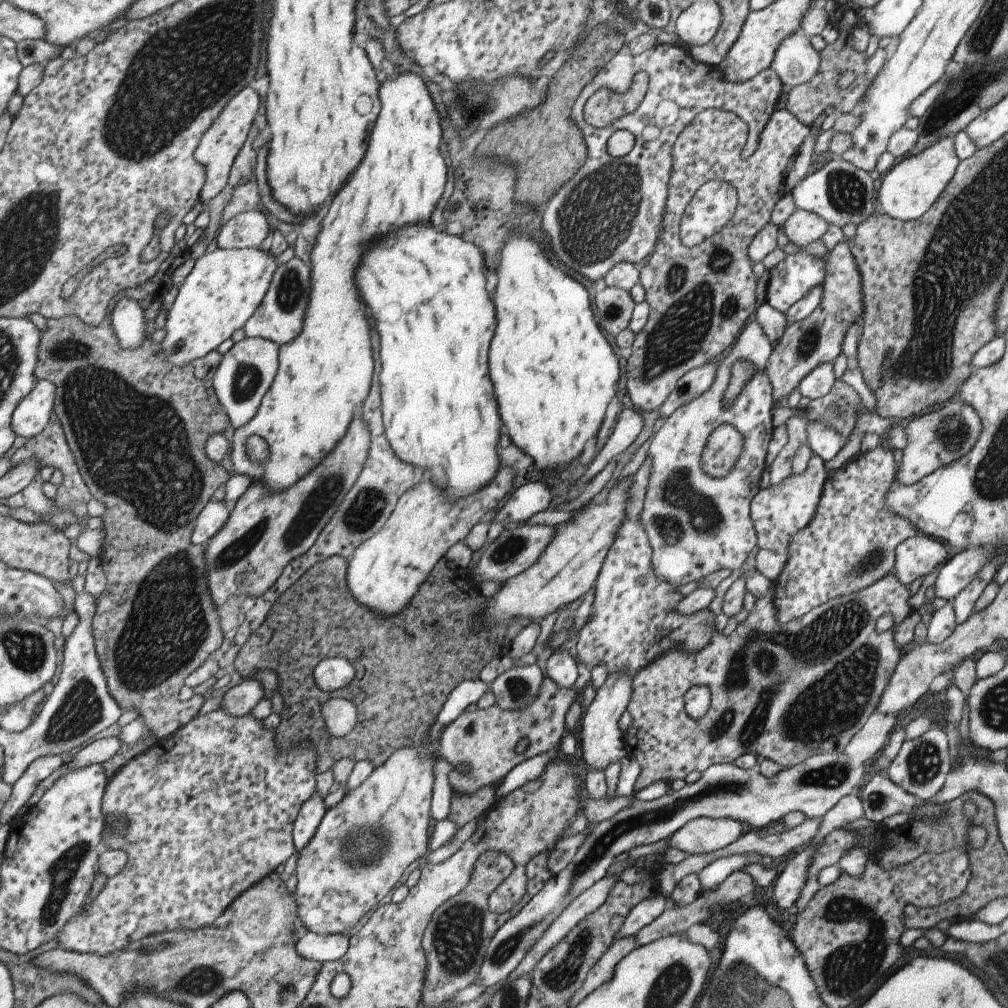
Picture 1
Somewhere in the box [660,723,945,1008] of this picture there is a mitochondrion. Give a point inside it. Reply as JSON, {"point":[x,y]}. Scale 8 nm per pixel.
{"point":[849,971]}

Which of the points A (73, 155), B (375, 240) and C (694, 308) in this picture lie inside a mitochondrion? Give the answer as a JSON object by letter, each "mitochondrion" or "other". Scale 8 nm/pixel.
{"A":"other","B":"other","C":"mitochondrion"}

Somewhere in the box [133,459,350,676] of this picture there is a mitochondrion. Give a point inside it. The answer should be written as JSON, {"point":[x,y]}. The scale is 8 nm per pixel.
{"point":[317,503]}

